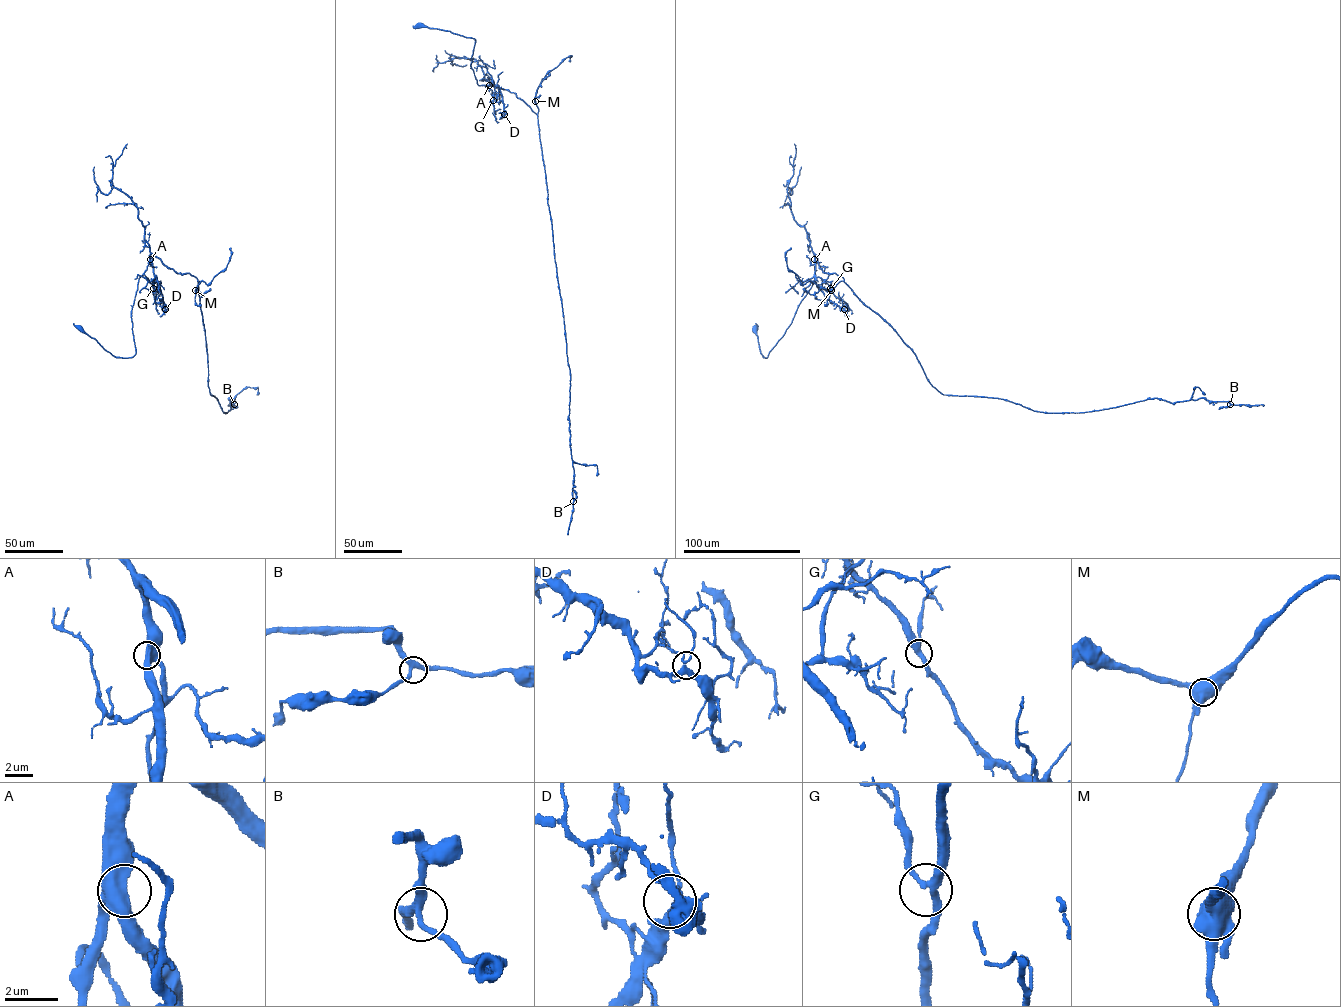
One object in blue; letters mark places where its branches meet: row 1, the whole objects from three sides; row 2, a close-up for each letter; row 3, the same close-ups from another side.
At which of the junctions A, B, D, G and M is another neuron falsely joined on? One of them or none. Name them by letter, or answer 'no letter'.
no letter

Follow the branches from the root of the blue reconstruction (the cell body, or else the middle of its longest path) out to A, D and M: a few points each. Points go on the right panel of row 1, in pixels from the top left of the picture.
A: (755, 329), (760, 352), (766, 358), (791, 322), (814, 281), (814, 259)
D: (755, 329), (760, 352), (766, 358), (791, 322), (814, 281), (815, 260), (815, 284), (827, 299), (844, 309)
M: (755, 329), (760, 352), (766, 358), (814, 281), (814, 254), (823, 272), (843, 278), (831, 290)

